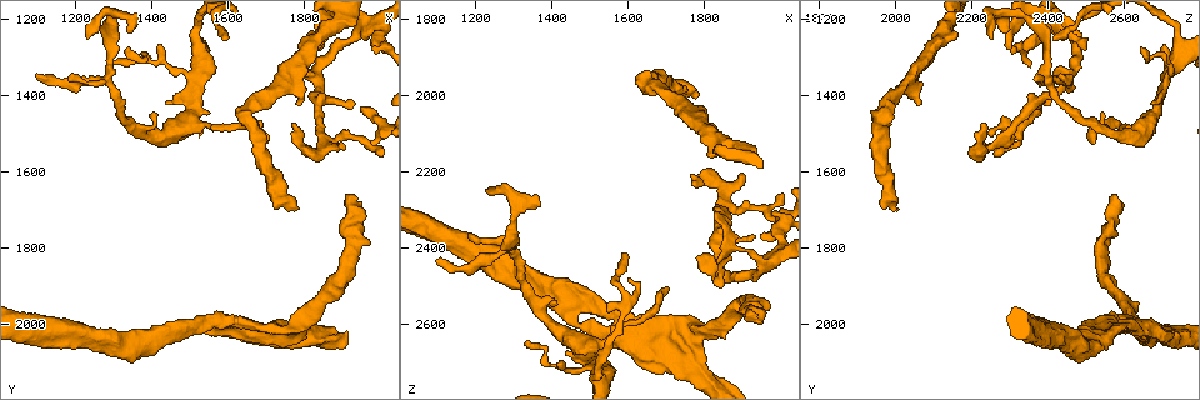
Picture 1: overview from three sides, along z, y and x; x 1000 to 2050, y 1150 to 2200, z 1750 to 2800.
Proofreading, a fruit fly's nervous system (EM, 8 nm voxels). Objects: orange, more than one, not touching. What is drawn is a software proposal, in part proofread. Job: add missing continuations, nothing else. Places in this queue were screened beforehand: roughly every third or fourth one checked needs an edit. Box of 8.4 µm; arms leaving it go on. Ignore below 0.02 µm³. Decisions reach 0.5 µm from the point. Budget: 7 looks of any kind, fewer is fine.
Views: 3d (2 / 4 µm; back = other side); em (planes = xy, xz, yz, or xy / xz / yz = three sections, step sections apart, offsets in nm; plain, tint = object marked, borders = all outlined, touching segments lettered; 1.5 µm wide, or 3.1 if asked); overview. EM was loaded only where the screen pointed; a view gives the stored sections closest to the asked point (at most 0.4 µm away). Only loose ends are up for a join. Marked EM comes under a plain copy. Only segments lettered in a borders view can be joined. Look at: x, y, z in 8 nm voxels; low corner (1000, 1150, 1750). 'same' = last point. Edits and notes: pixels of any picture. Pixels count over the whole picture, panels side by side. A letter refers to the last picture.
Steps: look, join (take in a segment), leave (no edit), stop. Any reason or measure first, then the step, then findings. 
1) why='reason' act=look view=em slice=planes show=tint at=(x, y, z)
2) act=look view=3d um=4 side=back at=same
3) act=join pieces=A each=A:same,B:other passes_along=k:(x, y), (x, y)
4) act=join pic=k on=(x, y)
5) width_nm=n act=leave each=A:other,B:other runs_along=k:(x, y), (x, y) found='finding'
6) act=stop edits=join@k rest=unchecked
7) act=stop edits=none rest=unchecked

why='free end' act=look view=3d um=4 at=(1770, 2015, 2580)

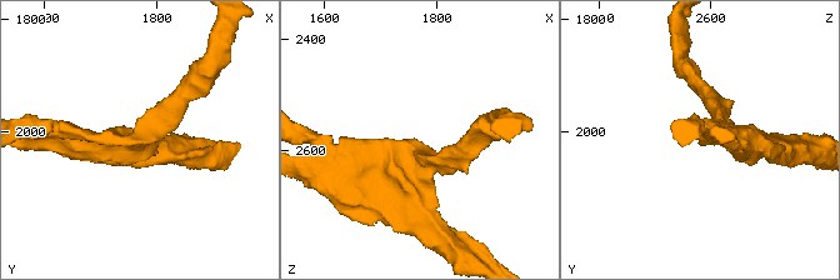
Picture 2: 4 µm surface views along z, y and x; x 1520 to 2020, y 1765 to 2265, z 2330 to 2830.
why='need the tissue' act=look view=em slice=planes show=borders at=(1760, 2020, 2580)

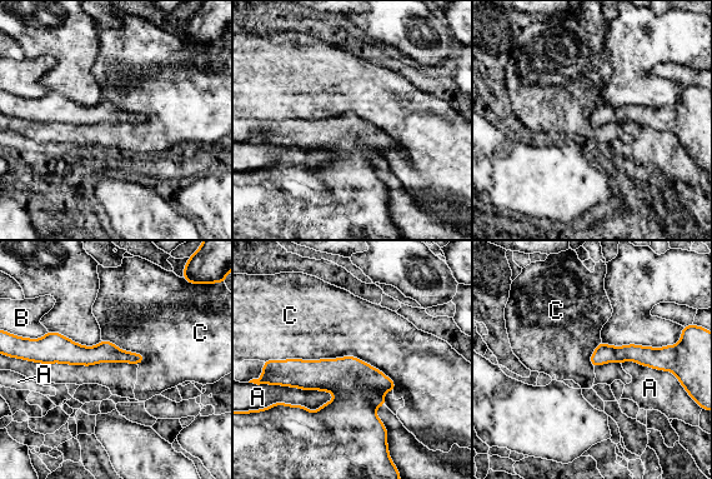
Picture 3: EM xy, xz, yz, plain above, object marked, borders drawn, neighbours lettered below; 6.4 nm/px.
longest_contact=C:850nm act=leave each=A:other,B:other,C:other runs_along=3:(39, 354), (114, 354), (140, 359) found='none of them fits'

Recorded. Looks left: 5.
why='an open end' act=look view=em slice=planes show=borders at=(1580, 1260, 2415)

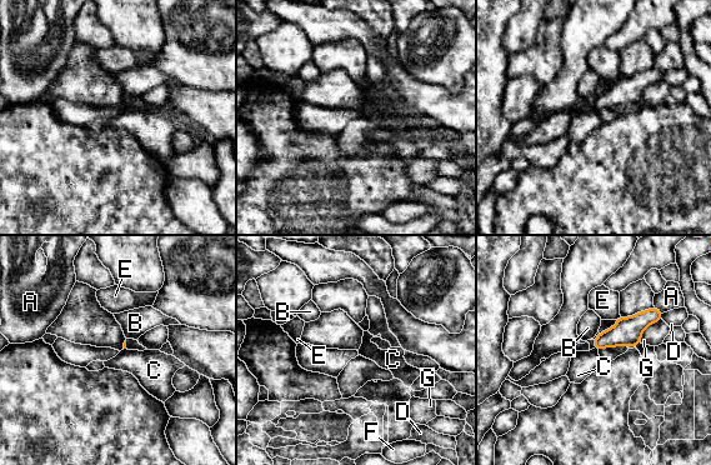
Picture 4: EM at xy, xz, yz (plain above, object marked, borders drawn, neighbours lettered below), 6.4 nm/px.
act=leave each=A:other,B:other,C:other,D:other,E:other,F:other,G:other border=4:(594, 348), (597, 351) found='none of them fits'

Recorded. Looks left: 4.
why='tapers out' act=look view=em slice=planes show=borders at=(1700, 1520, 2515)

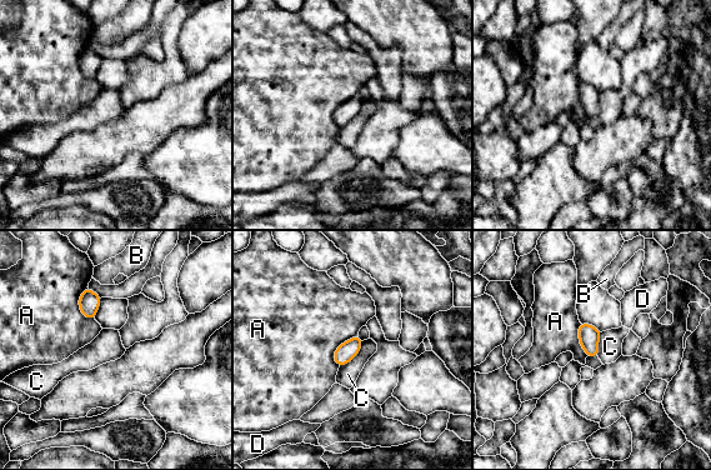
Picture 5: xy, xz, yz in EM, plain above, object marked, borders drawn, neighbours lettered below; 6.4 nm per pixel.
act=leave each=A:other,B:other,C:other,D:other border=5:(364, 340), (360, 350), (340, 366) found='none of them fits'

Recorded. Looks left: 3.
act=stop edits=none rest=unchecked

